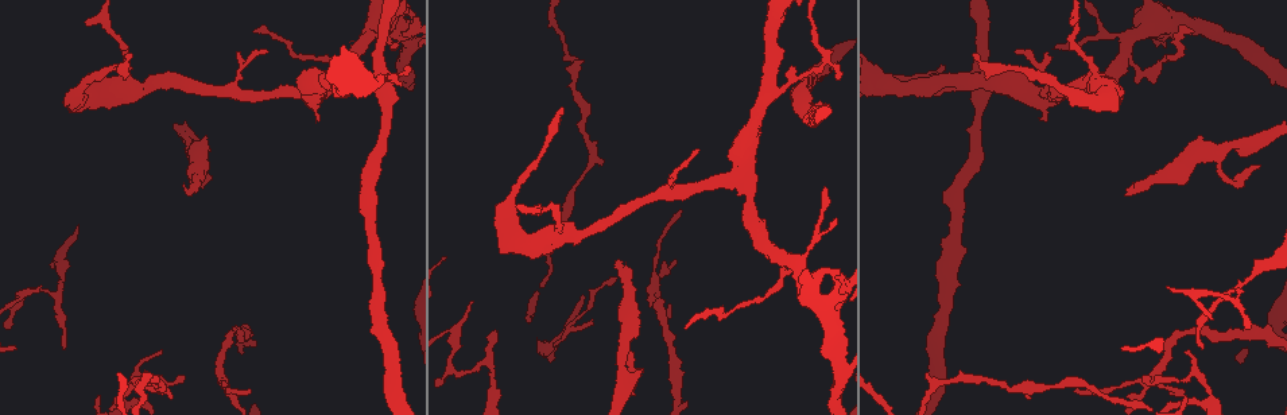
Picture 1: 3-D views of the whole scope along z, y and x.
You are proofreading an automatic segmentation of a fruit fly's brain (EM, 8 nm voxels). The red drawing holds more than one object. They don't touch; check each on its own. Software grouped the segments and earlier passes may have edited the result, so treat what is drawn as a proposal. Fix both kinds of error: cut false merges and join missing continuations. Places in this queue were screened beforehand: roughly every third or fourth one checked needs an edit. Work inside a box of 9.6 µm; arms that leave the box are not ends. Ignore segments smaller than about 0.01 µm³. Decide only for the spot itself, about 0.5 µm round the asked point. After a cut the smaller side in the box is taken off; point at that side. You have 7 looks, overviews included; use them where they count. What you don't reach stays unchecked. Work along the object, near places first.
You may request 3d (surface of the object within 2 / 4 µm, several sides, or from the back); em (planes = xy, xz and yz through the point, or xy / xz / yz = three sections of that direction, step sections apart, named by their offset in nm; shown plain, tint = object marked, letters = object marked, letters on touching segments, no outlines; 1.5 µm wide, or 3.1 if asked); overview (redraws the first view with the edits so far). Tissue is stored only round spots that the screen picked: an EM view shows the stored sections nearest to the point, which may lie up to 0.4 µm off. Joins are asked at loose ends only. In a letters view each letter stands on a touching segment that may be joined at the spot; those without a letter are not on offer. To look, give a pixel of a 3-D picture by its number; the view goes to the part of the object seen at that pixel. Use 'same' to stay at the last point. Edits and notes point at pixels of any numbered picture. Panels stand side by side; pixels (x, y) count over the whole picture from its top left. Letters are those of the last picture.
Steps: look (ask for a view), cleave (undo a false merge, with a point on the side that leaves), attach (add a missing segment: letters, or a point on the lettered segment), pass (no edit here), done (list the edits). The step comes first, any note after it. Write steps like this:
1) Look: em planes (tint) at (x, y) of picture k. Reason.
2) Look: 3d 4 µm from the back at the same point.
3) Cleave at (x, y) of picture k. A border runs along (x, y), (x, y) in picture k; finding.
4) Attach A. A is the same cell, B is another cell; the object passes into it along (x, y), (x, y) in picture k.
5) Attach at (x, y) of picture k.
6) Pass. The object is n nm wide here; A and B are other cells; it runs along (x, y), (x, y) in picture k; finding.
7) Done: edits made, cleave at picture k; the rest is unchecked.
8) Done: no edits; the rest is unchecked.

Look: em yz step 4 (letters) at (928, 74) of picture 1. Touches itself.

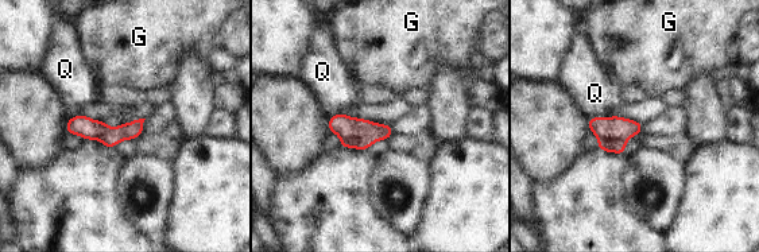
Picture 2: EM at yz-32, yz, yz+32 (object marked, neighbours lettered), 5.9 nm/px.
Look: em xz step 8 (letters) at the same point. Cut it another way.

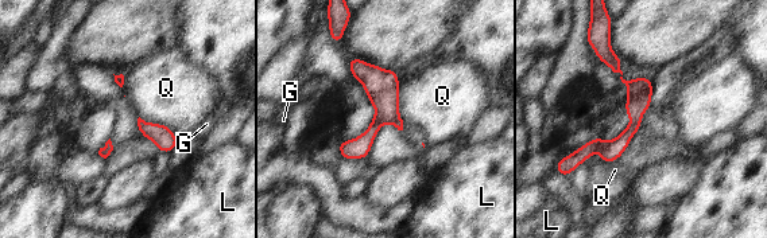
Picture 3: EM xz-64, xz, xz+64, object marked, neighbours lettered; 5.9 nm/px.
Cleave at (639, 90) of picture 3. G, L and Q are other cells; a border runs along (627, 100), (634, 101), (643, 112) in picture 3; two neurons meet here.

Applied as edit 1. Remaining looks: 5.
Look: overview. Redraw.

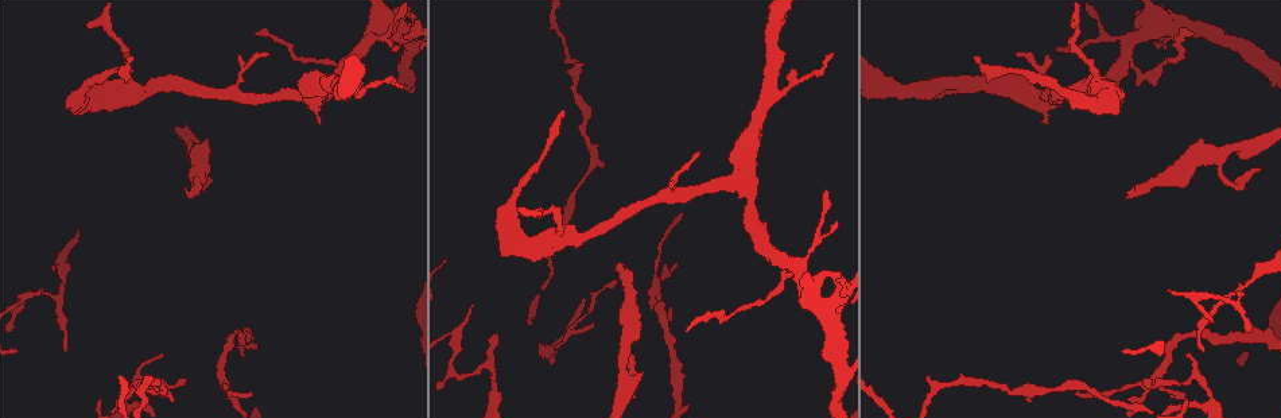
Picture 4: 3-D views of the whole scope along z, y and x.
Look: 3d 2 µm at (150, 375) of picture 4. Branch stops here.

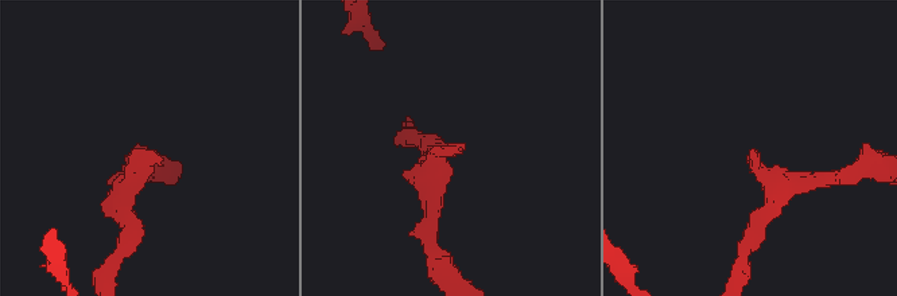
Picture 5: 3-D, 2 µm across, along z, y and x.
Look: em planes (letters) at (152, 154) of picture 5. Need the tissue.

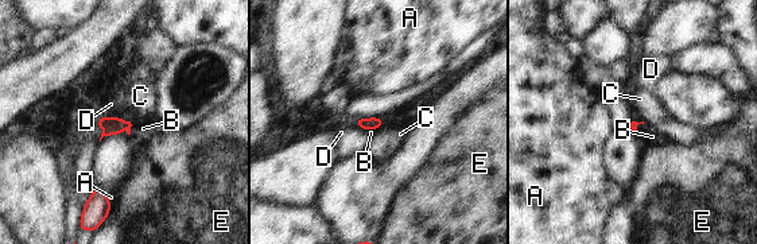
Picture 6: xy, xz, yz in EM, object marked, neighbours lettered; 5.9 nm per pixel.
Attach B. B is the same cell, A, C, D and E are other cells; the object passes into it along (112, 126), (129, 128), (143, 128) in picture 6; it goes on there.

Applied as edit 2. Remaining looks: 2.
Done: edits made, cleave at picture 3, attach at picture 6; the rest is unchecked.

